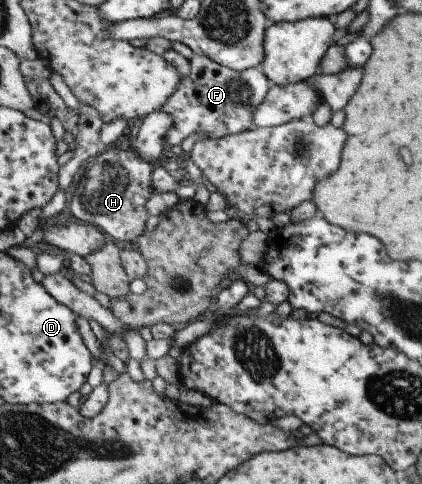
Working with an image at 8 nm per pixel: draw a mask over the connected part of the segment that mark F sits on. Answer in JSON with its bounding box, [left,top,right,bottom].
[161,52,271,147]

